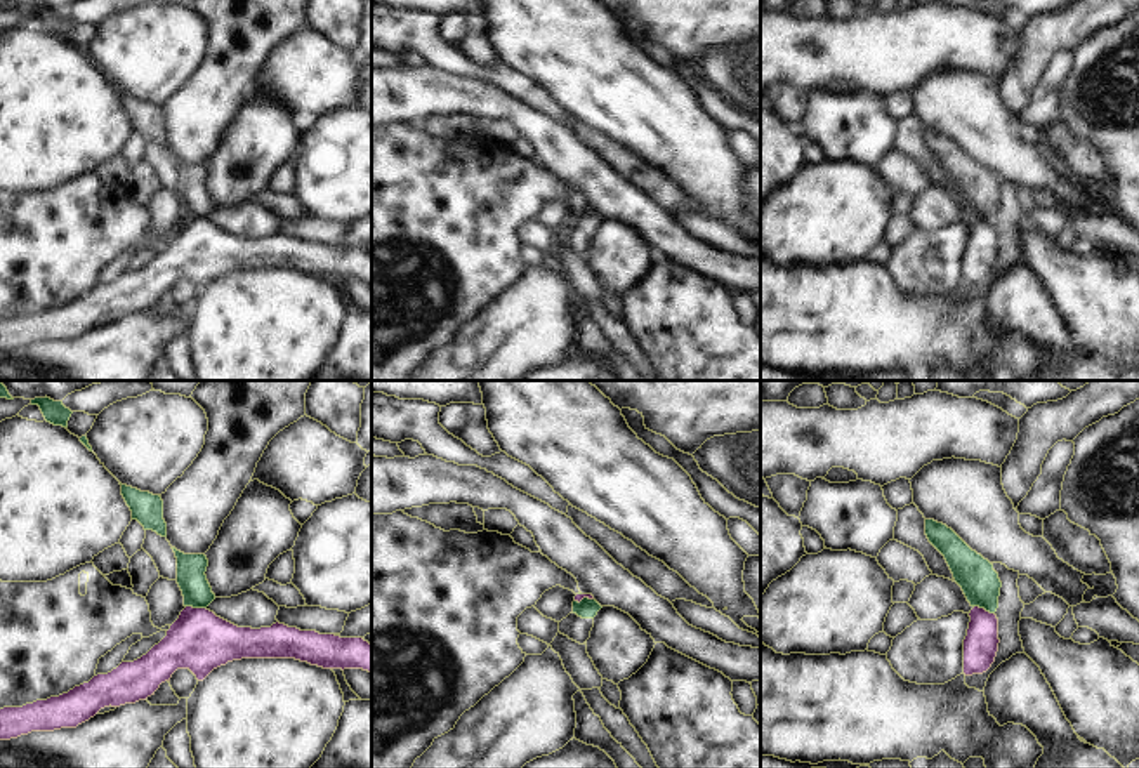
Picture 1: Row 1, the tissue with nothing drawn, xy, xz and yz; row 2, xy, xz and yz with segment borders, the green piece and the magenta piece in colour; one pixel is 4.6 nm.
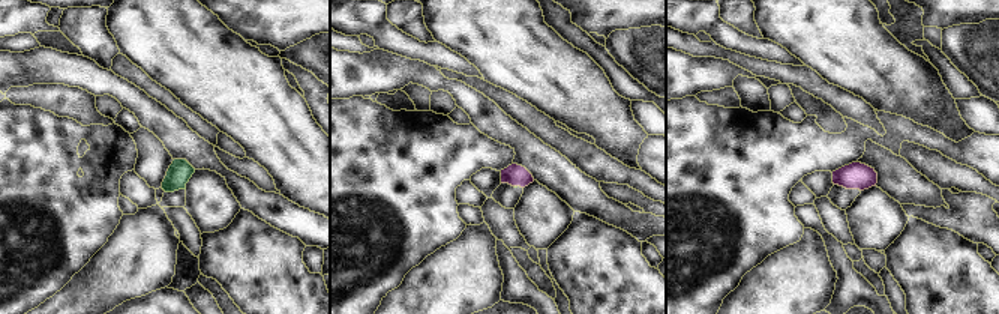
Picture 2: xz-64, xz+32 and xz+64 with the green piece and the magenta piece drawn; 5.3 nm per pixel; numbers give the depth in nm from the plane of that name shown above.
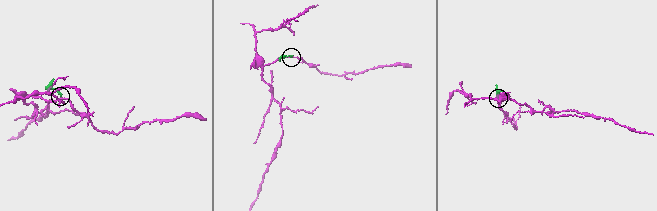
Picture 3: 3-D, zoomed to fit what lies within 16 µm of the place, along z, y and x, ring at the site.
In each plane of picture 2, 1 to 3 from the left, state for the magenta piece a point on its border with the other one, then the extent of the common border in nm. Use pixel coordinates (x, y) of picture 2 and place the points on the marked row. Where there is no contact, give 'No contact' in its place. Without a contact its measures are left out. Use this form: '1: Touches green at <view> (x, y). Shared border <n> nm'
1: No contact
2: No contact
3: No contact.

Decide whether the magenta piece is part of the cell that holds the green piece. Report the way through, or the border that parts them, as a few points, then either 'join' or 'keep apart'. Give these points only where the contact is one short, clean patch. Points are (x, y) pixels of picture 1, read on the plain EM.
along xy (186, 216), (205, 219) | keep apart

